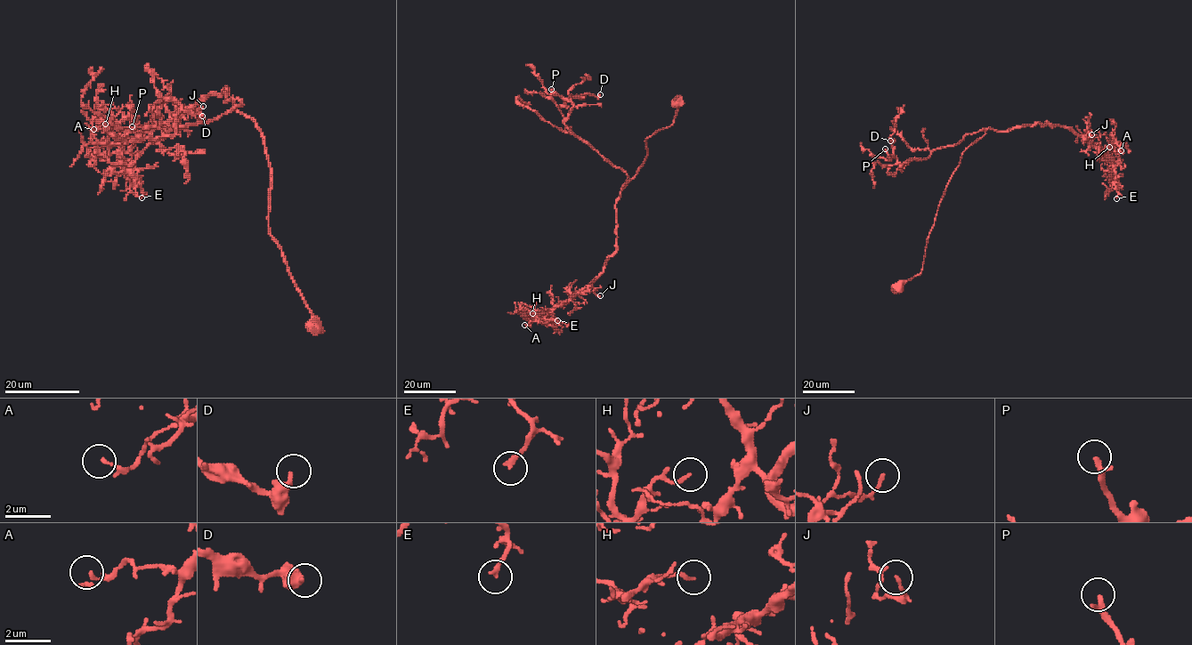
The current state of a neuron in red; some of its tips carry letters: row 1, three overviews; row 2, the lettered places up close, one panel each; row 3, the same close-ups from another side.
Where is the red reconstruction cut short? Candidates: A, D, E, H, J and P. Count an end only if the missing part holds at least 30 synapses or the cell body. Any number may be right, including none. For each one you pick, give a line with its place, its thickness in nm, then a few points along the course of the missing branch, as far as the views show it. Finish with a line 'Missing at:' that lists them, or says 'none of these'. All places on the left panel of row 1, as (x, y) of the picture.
P: place (132, 126); calibre 260 nm; course (132, 126), (132, 103), (125, 98), (117, 100)
Missing at: P

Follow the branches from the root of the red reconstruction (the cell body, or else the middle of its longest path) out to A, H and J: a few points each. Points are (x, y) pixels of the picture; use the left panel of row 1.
A: (314, 328), (270, 231), (263, 134), (225, 101), (227, 90), (151, 129), (93, 129)
H: (314, 328), (270, 231), (263, 134), (232, 98), (225, 101), (227, 90), (101, 145), (92, 136), (105, 124)
J: (314, 328), (270, 231), (263, 133), (232, 98), (225, 101), (227, 90), (187, 108), (203, 106)

